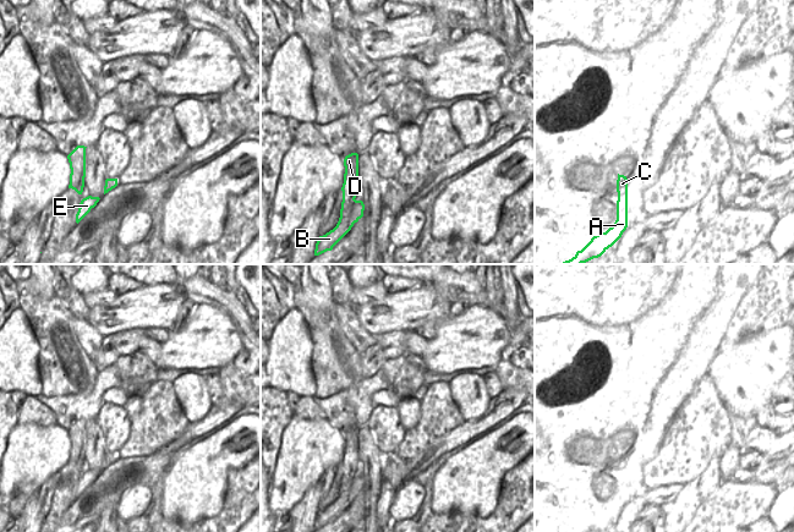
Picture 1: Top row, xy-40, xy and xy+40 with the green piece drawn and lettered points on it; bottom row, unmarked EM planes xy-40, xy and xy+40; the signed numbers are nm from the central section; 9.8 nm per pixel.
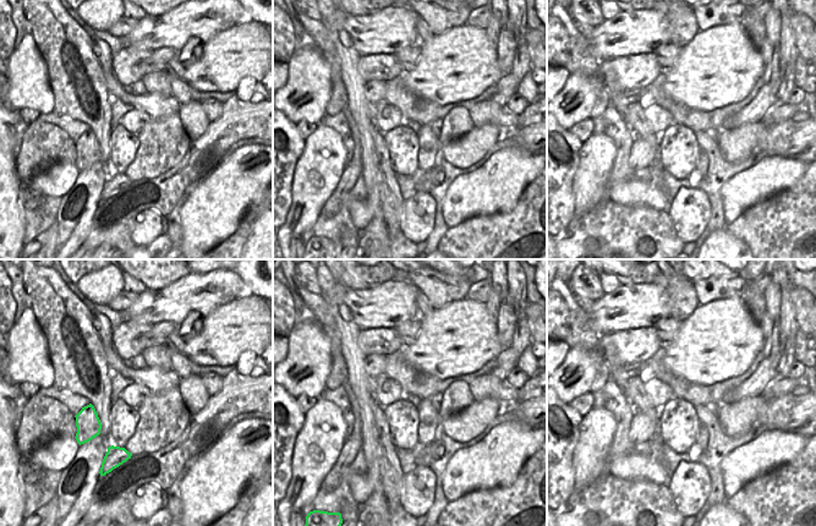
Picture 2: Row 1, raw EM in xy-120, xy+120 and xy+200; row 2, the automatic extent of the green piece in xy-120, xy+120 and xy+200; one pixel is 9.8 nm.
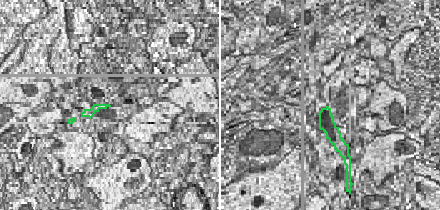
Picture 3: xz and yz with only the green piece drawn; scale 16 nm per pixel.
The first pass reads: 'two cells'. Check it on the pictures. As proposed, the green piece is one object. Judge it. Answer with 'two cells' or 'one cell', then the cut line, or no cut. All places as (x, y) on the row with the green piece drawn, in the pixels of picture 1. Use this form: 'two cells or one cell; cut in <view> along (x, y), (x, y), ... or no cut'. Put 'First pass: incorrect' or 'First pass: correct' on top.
First pass: correct
two cells; cut in xy along (343, 191), (349, 191), (354, 198)

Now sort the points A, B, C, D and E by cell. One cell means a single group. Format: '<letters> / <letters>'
A B E / C D

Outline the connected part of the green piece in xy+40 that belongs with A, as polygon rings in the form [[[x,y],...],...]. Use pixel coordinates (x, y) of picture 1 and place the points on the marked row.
[[[618,192],[617,220],[606,232],[598,234],[576,254],[563,262],[563,264],[582,264],[593,258],[601,257],[612,247],[628,227],[628,196],[625,192]]]

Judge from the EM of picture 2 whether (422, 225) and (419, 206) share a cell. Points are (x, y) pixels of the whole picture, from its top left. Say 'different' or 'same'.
same

